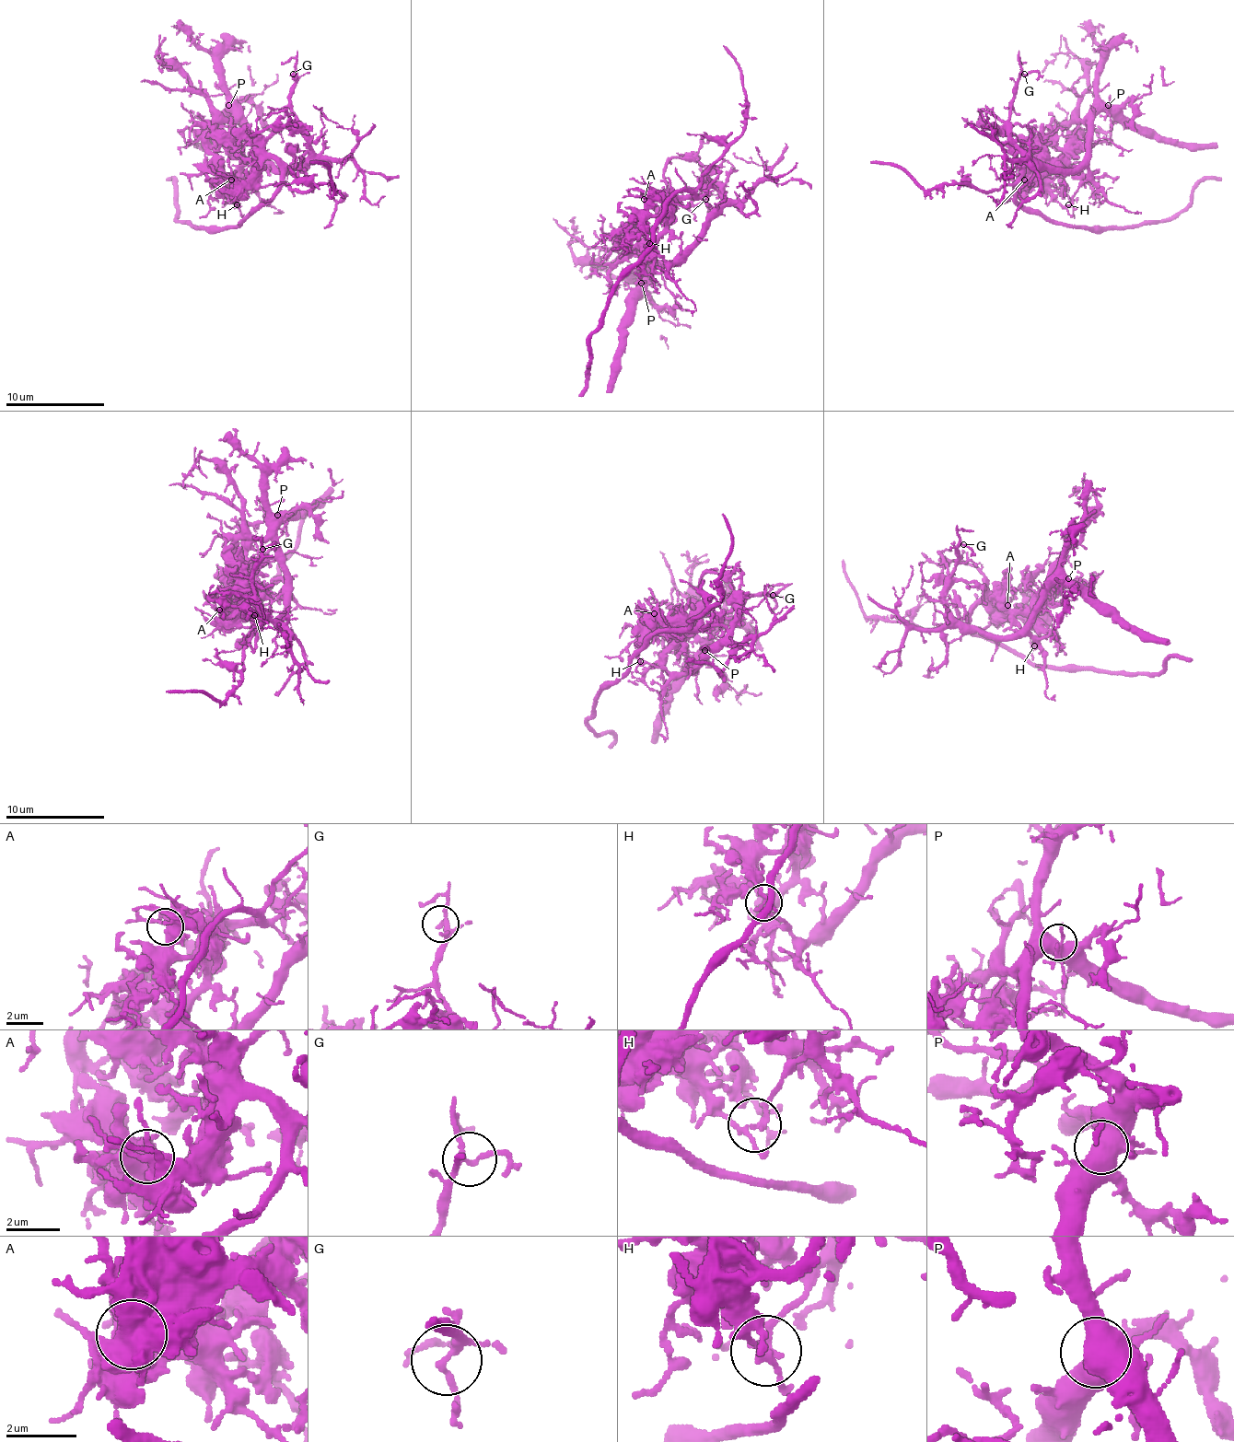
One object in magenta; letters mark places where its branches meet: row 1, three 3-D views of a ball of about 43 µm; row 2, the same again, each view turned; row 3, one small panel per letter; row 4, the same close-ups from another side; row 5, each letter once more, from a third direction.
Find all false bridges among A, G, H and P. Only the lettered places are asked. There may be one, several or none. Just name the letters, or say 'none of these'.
H

